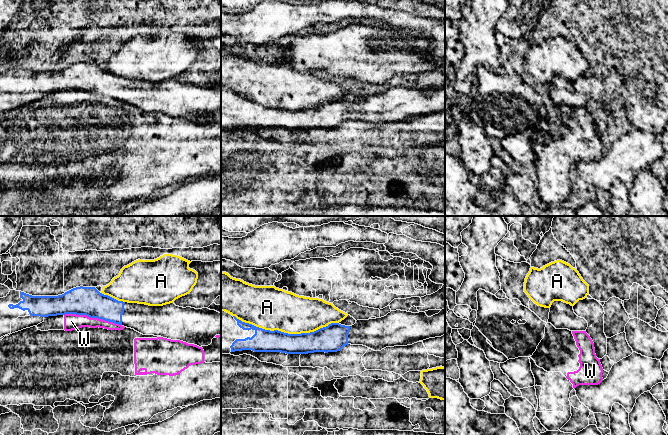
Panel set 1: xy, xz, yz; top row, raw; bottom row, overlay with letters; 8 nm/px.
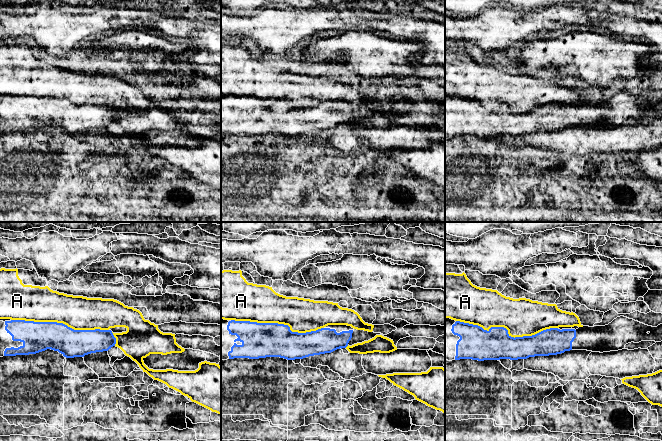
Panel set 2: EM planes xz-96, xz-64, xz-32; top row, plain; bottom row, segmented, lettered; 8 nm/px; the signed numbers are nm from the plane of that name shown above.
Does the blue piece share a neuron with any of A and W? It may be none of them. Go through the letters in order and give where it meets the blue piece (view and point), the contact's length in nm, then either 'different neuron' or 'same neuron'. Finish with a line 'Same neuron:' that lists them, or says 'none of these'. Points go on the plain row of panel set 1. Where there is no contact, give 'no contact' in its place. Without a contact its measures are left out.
A: contact xz (286, 109); length 850 nm; different neuron
W: contact xy (93, 93); length 480 nm; different neuron
Same neuron: none of these

